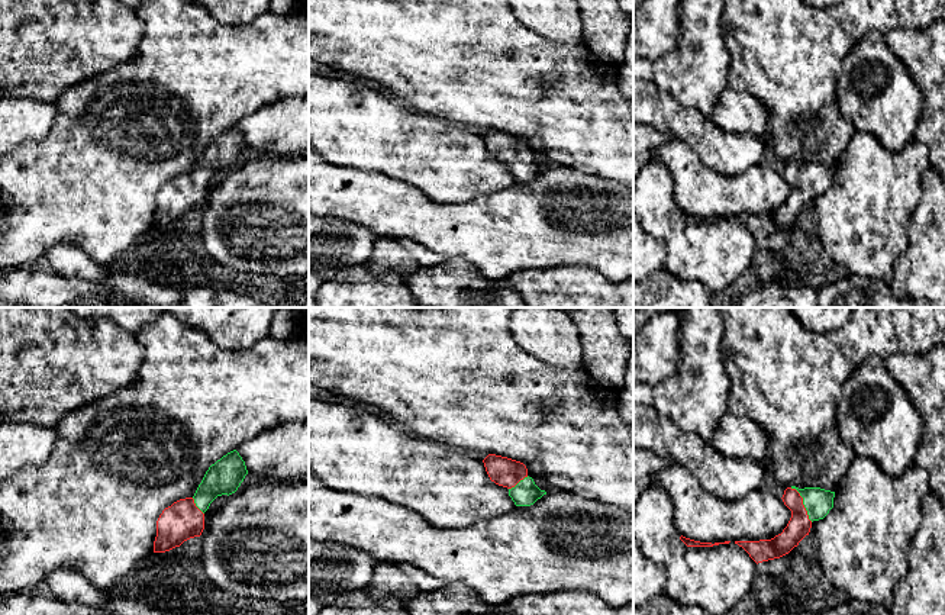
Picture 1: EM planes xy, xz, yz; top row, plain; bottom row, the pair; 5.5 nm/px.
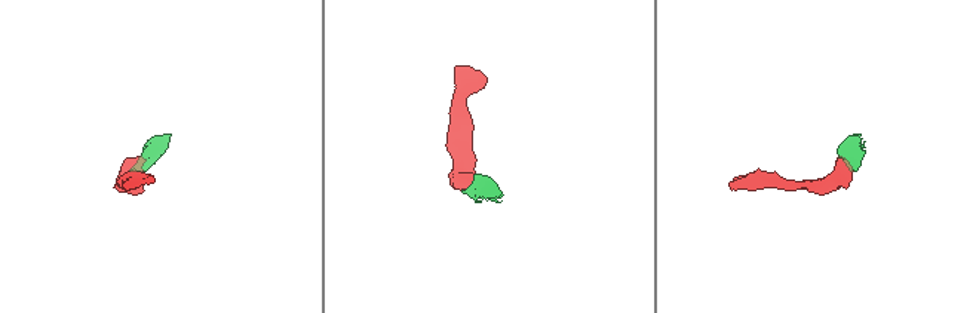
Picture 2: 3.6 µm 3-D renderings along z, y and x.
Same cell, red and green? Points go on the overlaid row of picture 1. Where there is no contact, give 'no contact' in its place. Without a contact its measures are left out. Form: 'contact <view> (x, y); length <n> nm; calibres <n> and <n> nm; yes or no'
contact yz (802, 504); length 220 nm; calibres 130 and 160 nm; yes

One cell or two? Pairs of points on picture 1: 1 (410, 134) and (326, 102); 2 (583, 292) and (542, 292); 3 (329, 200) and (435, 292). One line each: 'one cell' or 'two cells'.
1: one cell
2: one cell
3: two cells

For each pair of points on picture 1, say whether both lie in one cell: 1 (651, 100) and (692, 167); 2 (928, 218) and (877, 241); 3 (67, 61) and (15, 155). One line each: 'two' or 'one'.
1: two
2: two
3: two

